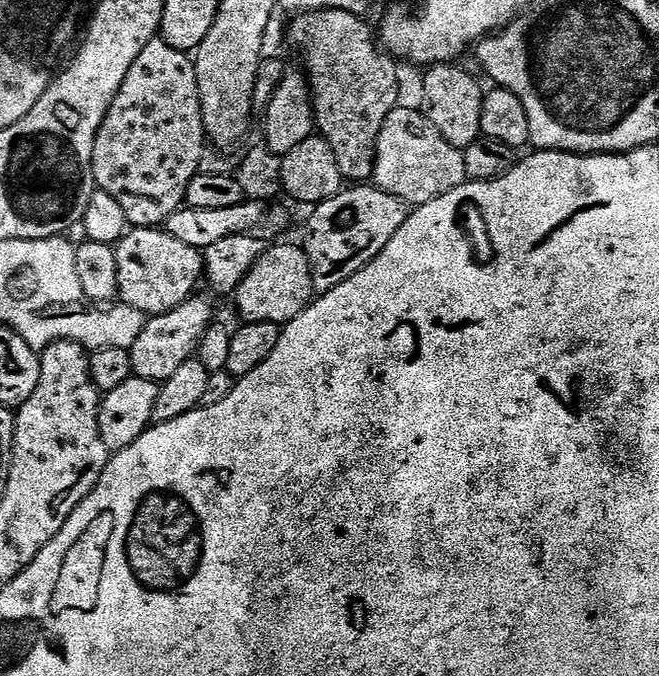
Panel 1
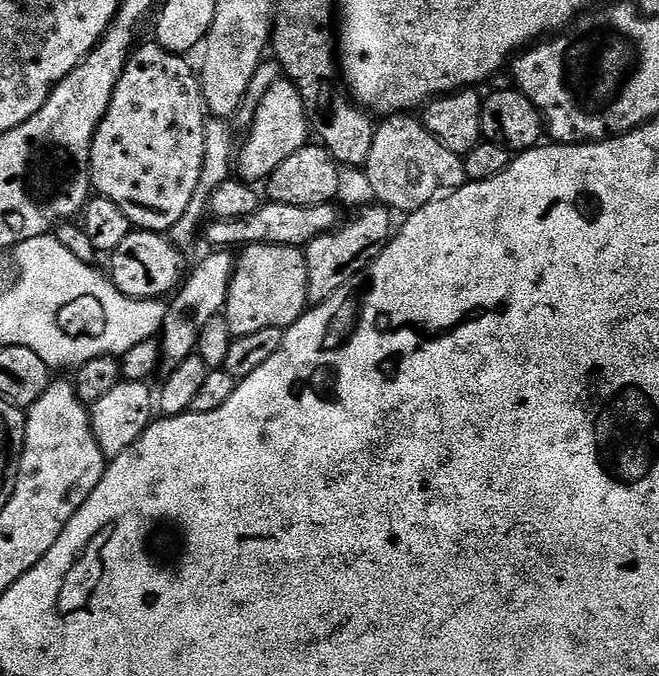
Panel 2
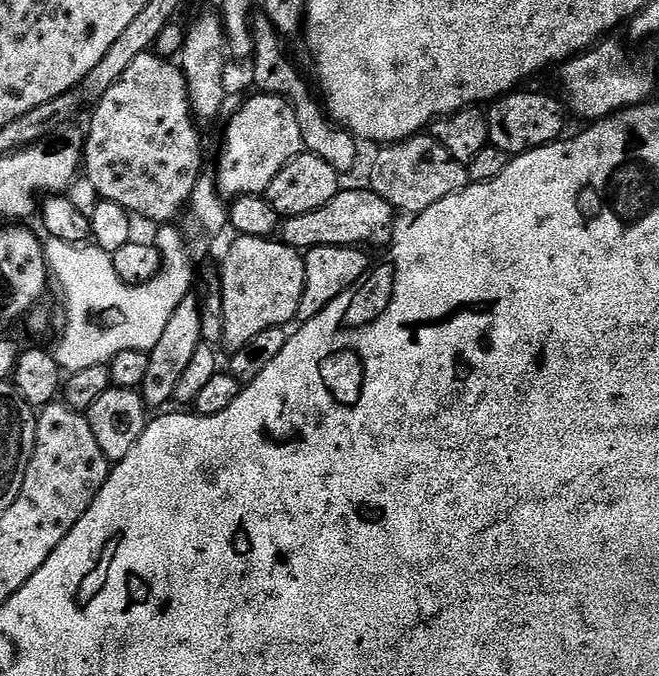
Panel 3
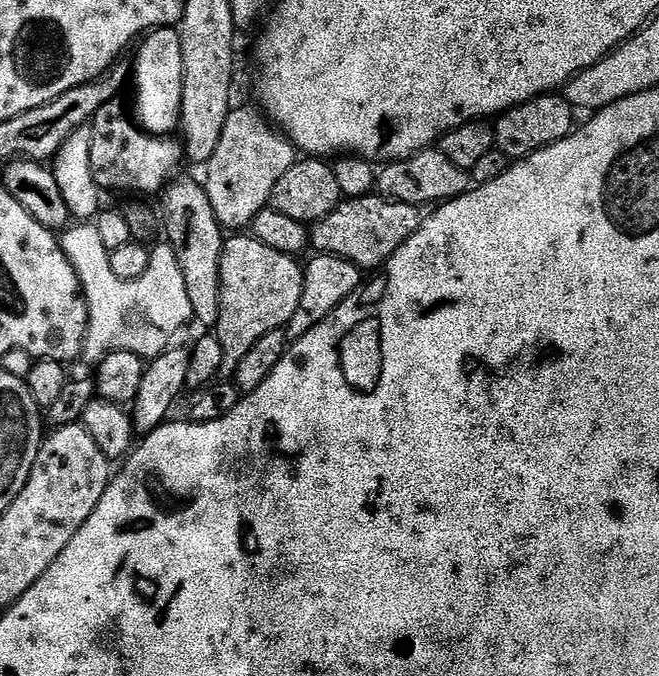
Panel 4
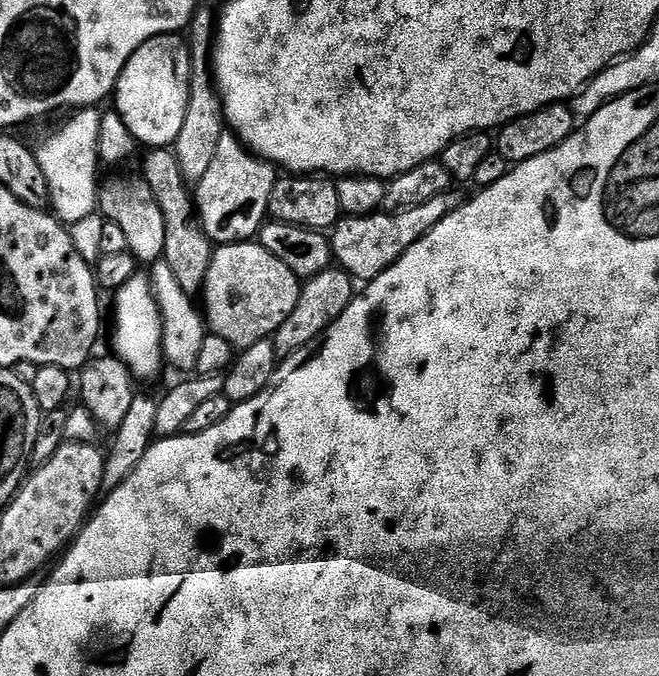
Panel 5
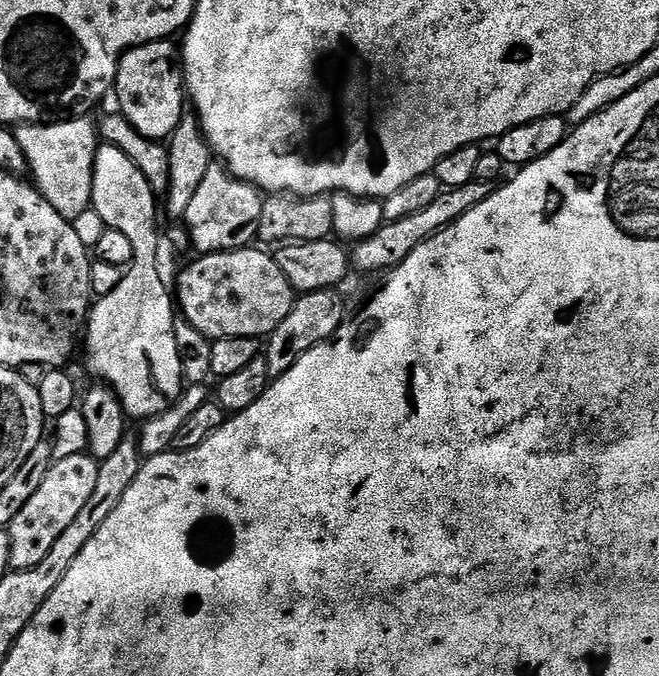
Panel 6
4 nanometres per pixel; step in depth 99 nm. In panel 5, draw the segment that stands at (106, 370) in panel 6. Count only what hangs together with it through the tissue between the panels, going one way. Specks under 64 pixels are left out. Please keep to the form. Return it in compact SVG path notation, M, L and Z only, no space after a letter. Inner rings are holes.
M139 175L106 179L99 189L99 211L109 224L116 224L126 233L128 251L141 265L151 266L163 257L166 246L166 218L154 198L154 190ZM104 211L104 212L103 212ZM138 274L126 282L126 286L115 289L116 321L112 324L111 351L130 370L133 381L156 380L166 368L164 359L164 323L156 296L152 293L149 277Z

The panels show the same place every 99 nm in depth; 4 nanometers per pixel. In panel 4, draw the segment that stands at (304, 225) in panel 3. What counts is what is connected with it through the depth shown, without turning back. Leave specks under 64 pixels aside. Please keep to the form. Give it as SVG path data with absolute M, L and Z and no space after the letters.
M379 194L359 196L353 200L344 198L341 199L340 205L334 211L326 214L326 218L322 218L316 224L311 225L310 244L313 249L316 247L317 253L349 260L362 270L368 270L368 268L383 269L387 265L388 259L422 227L425 219L425 209L419 204L403 204L397 200L385 200Z

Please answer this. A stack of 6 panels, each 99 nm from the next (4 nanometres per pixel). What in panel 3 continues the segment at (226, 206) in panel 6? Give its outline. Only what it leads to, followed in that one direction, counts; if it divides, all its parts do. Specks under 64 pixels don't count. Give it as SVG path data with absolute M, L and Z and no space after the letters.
M255 95L227 117L228 129L220 148L220 165L214 168L216 189L224 198L263 194L270 182L274 182L278 170L305 151L302 130L291 103L283 96Z

